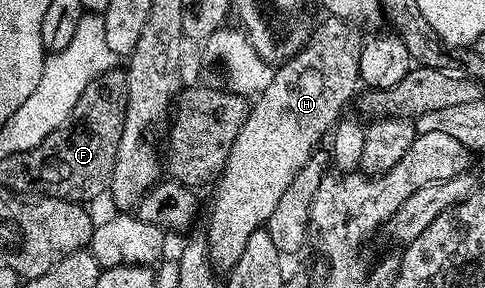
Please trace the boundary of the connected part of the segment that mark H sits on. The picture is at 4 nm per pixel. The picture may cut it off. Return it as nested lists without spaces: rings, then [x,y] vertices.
[[[325,16],[323,20],[317,29],[315,26],[309,32],[306,44],[273,72],[270,87],[266,87],[251,102],[246,123],[242,123],[242,131],[238,131],[238,139],[234,139],[234,147],[230,147],[224,170],[215,182],[216,194],[212,197],[212,210],[208,213],[206,244],[212,268],[217,271],[227,271],[238,263],[250,235],[254,235],[256,229],[267,226],[278,199],[282,199],[286,187],[290,187],[290,179],[294,179],[294,175],[302,171],[306,159],[317,152],[319,145],[316,144],[331,134],[336,122],[341,120],[343,113],[340,112],[344,104],[352,96],[357,96],[356,88],[361,88],[358,62],[362,60],[365,34],[349,21],[330,16]]]

